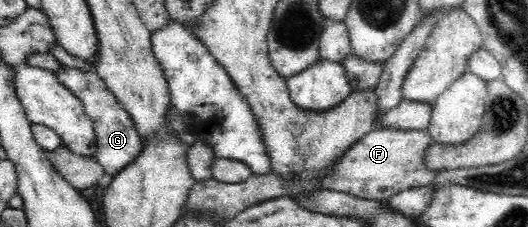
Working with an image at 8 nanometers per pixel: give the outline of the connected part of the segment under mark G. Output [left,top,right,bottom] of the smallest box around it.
[56,67,141,175]

